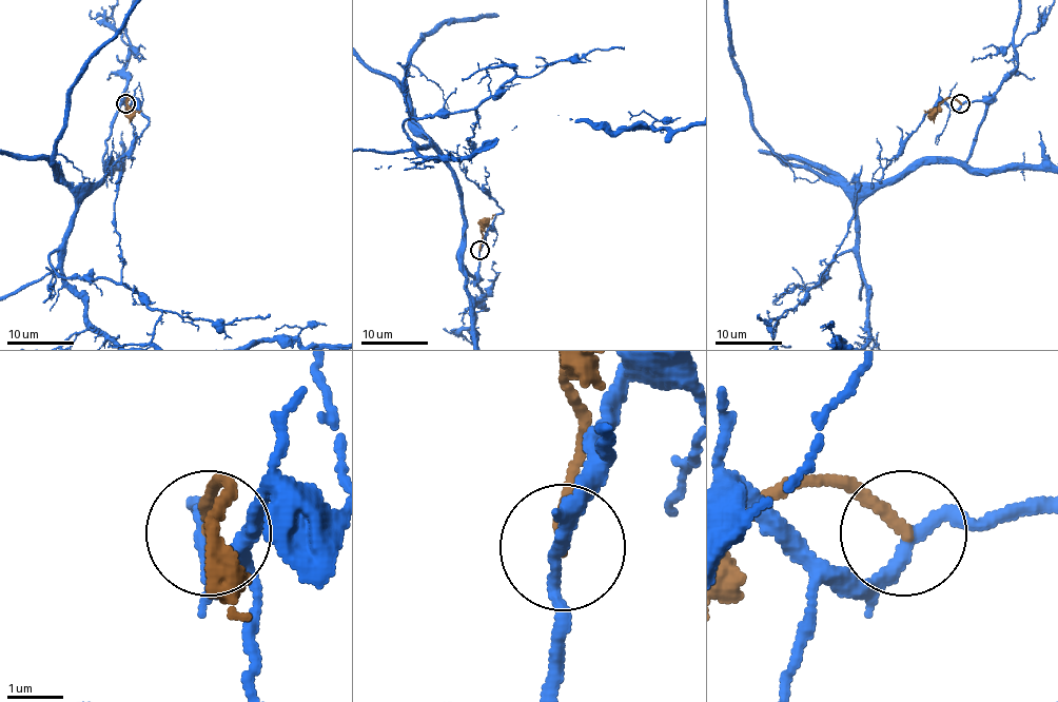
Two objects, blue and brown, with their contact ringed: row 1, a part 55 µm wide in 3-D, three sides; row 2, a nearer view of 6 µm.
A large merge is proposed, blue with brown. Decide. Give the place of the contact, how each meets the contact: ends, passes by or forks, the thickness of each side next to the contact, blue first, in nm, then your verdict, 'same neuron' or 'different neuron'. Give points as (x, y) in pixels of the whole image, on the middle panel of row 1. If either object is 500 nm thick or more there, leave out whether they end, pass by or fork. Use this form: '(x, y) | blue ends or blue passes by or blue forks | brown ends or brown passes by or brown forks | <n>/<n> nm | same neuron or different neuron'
(479, 250) | blue passes by | brown ends | 220/200 nm | different neuron

